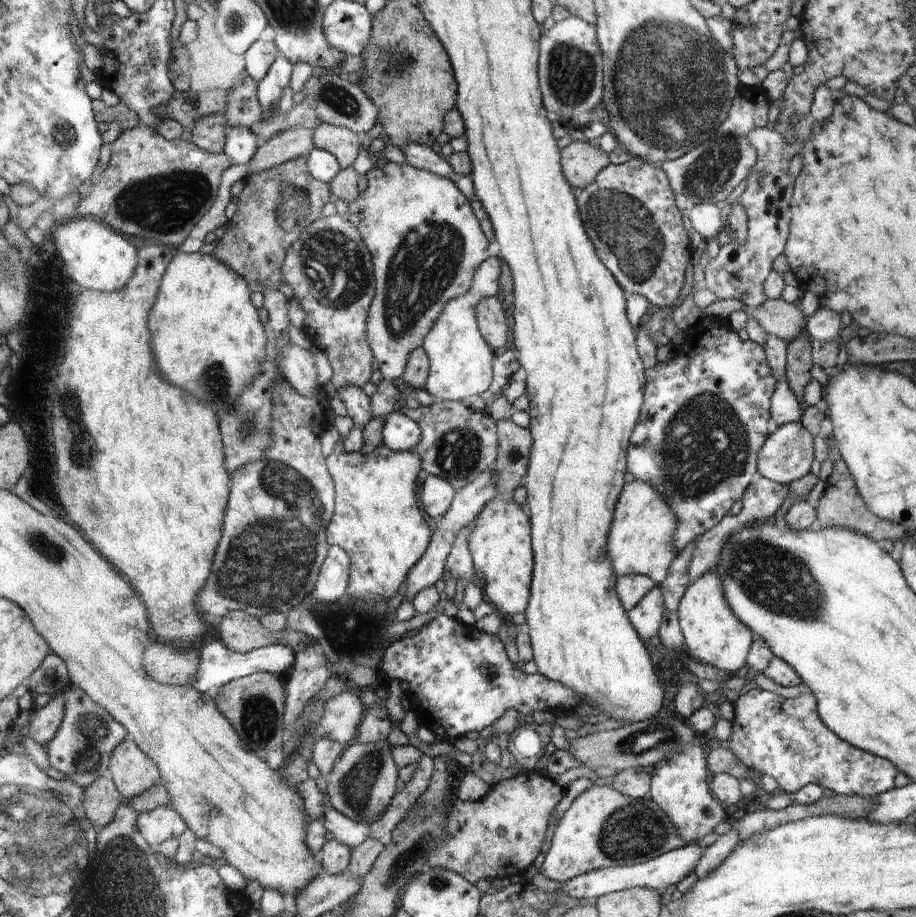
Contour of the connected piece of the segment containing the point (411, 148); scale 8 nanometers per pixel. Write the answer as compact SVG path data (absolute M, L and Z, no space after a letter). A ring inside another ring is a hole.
M410 143L401 150L405 162L419 169L432 171L437 175L454 178L449 161L436 154L431 147L418 143Z

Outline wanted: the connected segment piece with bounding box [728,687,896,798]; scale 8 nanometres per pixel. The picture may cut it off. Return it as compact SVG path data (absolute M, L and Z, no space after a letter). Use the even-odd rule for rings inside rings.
M752 687L743 695L732 698L735 715L732 723L732 734L728 740L730 750L743 760L743 764L752 772L759 772L761 776L772 776L778 782L778 789L794 794L807 785L820 785L838 795L858 795L874 798L884 790L894 788L896 768L891 761L876 756L871 752L856 748L848 744L843 738L827 727L817 708L817 698L813 692L804 692L797 698L784 698L771 691Z

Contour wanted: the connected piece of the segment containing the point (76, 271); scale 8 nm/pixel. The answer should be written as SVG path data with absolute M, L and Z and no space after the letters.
M80 217L55 227L51 237L59 246L61 256L75 282L84 289L112 292L124 288L139 267L139 250L121 232L97 221L94 217Z

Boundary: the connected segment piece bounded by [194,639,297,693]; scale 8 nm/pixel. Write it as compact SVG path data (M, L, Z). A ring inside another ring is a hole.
M212 639L209 643L204 642L202 646L203 664L201 665L197 683L194 686L203 693L210 693L212 692L210 690L216 690L216 688L221 690L234 679L254 673L267 672L278 676L282 672L287 671L290 666L293 666L296 651L295 646L289 647L288 645L277 643L254 649L247 653L239 653L222 644L220 639Z

